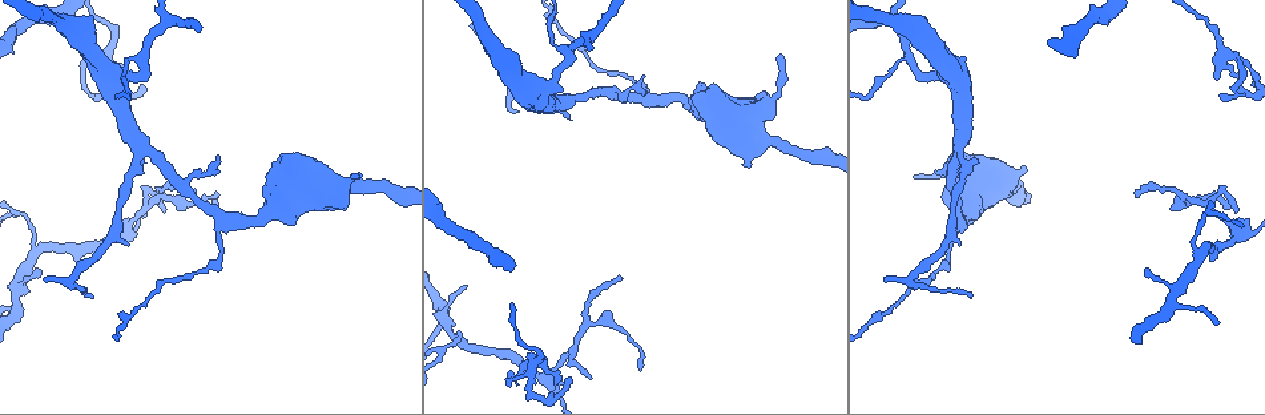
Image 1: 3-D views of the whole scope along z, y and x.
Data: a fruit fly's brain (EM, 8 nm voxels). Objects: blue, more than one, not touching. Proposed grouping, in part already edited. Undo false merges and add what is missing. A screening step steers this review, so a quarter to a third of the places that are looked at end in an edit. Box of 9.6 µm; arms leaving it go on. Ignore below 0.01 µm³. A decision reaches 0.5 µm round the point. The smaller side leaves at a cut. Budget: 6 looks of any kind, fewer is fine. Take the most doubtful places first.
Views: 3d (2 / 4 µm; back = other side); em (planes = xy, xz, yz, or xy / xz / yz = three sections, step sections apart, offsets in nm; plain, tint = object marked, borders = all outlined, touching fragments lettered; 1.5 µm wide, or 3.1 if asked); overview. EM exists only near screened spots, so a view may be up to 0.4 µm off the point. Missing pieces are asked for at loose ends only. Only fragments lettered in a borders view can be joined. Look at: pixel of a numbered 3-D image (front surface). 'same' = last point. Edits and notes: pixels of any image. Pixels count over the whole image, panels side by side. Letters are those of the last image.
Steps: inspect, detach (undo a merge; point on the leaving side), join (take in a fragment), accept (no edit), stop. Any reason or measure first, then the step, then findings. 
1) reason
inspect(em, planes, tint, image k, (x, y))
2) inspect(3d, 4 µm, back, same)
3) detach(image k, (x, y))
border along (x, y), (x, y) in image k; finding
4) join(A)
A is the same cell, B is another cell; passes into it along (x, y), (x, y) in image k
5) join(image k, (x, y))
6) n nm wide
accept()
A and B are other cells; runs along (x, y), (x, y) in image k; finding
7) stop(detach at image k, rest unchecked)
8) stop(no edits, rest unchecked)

inspect(em, planes, borders, image 1, (1024, 166))

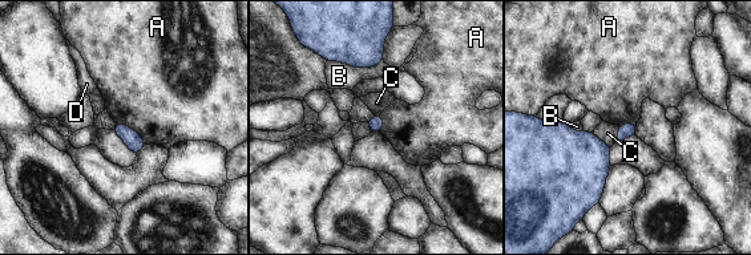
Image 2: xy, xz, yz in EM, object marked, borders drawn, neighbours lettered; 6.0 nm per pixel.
accept()
A, B, C and D are other cells; border along (116, 121), (132, 128), (146, 144) in image 2; none of them fits

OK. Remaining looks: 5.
thin end
inspect(em, planes, borders, image 1, (621, 278))

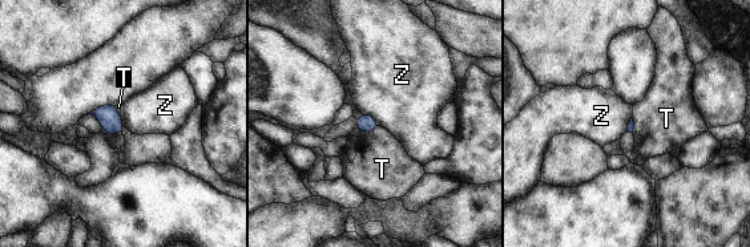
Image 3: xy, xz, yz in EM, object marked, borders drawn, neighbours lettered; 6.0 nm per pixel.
accept()
T and Z are other cells; border along (362, 113), (369, 113), (379, 125) in image 3; none of them fits

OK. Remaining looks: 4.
three-way junction
inspect(em, yz, step 4, tint, image 1, (143, 64))

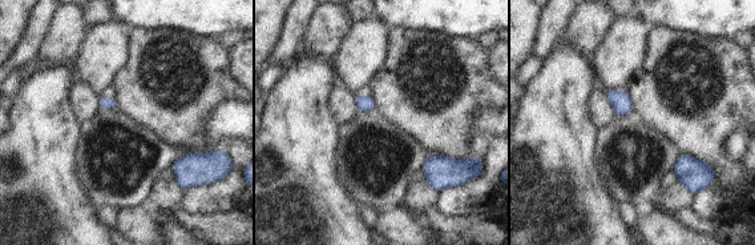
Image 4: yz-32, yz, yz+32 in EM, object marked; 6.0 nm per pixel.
cut it another way
inspect(em, planes, borders, same)

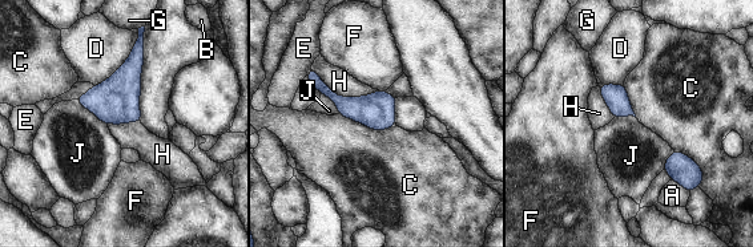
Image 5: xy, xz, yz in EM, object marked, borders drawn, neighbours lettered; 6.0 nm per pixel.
accept()
A, B, C, D, E, F, G, H and J are other cells; border along (311, 67), (339, 96), (378, 90) in image 5; all the same cell

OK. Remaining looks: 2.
stop(no edits, rest unchecked)

